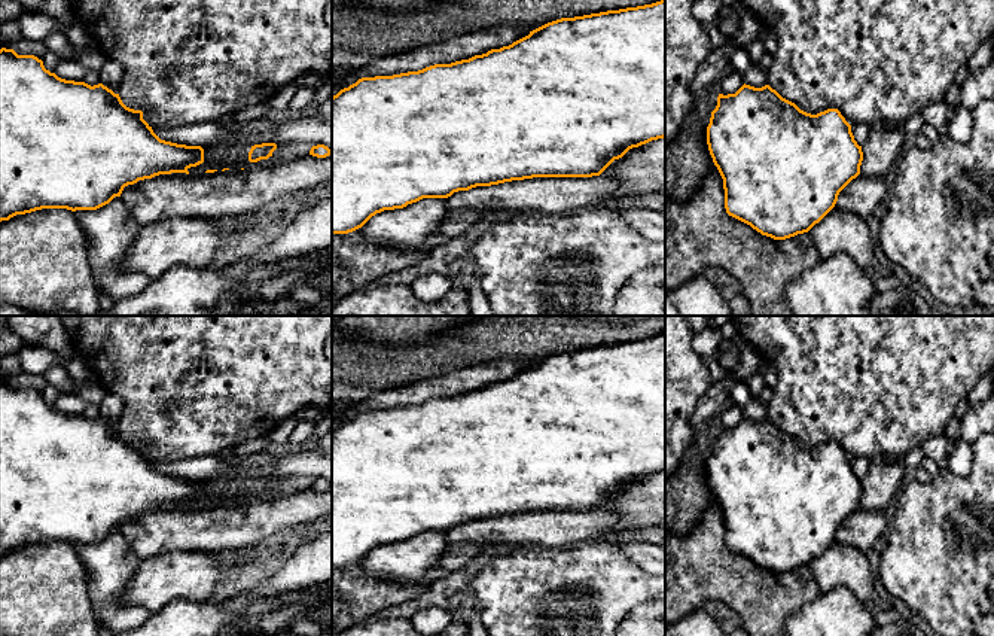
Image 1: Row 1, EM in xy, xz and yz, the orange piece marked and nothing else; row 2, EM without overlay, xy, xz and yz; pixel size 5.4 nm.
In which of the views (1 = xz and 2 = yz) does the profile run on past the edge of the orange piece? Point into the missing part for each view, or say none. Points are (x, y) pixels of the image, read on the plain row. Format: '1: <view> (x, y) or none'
1: none
2: none

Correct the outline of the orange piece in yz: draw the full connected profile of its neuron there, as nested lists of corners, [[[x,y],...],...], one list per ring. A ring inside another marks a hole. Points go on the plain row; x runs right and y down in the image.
[[[769,419],[719,427],[707,478],[723,512],[726,547],[774,573],[818,557],[863,495],[838,442],[807,447]]]

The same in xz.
[[[665,334],[548,356],[500,383],[418,405],[362,411],[332,430],[332,567],[362,562],[384,544],[403,542],[423,532],[448,532],[454,526],[533,511],[600,509],[629,483],[665,471]]]

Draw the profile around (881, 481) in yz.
[[[887,460],[884,463],[870,463],[862,480],[863,495],[860,508],[866,511],[884,509],[896,496],[896,492],[905,477],[906,466],[902,460]]]

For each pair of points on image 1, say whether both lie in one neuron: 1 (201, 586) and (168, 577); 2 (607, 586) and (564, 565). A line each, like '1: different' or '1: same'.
1: same
2: same

